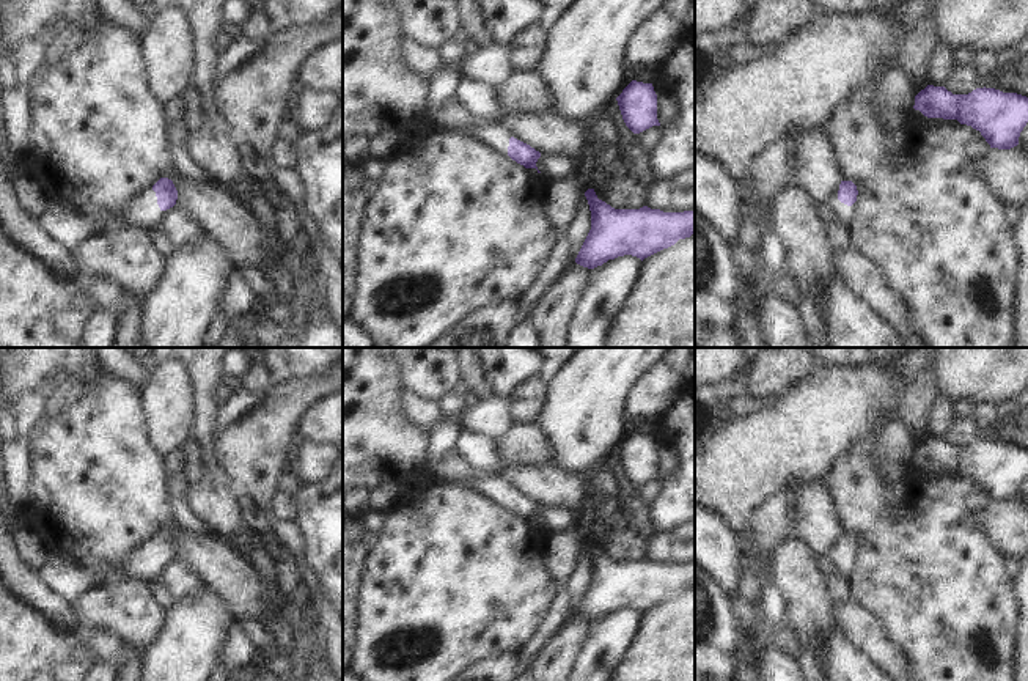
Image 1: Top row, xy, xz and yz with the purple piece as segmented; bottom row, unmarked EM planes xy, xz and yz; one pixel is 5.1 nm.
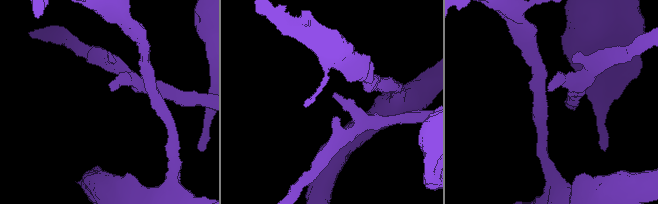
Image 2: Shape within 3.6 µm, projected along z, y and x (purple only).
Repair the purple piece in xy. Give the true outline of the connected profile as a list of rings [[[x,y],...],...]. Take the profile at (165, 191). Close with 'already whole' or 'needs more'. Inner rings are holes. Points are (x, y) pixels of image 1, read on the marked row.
[[[160,178],[115,219],[90,219],[74,206],[44,201],[35,215],[42,231],[69,252],[83,239],[102,233],[108,225],[124,222],[137,230],[149,231],[159,223],[159,215],[176,204],[178,190],[171,179]]]; needs more

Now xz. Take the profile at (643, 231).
[[[588,189],[585,197],[591,211],[591,230],[575,258],[583,267],[594,269],[624,255],[643,261],[695,234],[695,209],[684,212],[663,212],[648,206],[615,209],[599,200],[594,189]]]; already whole

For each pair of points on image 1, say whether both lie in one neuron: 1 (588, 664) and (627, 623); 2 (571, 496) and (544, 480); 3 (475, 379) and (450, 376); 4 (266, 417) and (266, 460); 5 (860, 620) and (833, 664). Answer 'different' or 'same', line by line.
1: same
2: same
3: different
4: same
5: different

